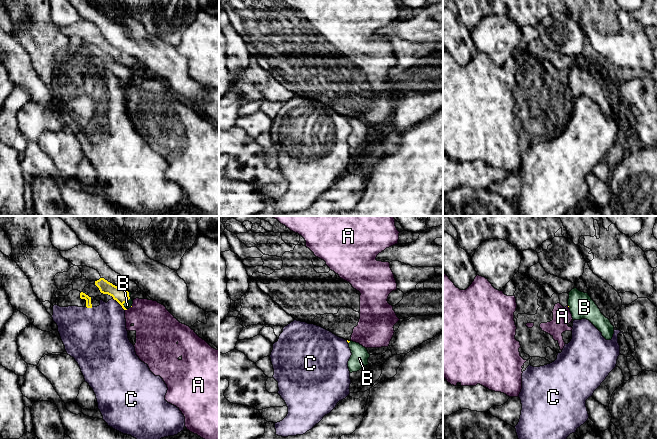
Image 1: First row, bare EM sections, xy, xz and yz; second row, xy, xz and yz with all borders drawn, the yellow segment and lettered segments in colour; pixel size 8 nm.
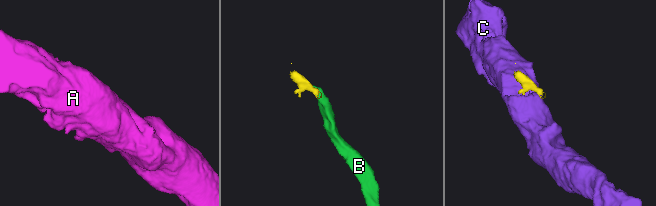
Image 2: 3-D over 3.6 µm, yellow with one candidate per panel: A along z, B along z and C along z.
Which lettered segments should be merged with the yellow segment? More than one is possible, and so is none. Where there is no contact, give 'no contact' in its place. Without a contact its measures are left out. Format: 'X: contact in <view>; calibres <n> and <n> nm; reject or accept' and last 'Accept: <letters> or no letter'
A: no contact; reject
B: contact in xy; calibres 110 and 50 nm; accept
C: contact in xy; calibres 110 and 380 nm; reject
Accept: B

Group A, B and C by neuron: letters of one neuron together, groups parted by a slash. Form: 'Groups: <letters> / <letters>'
Groups: A / B / C

